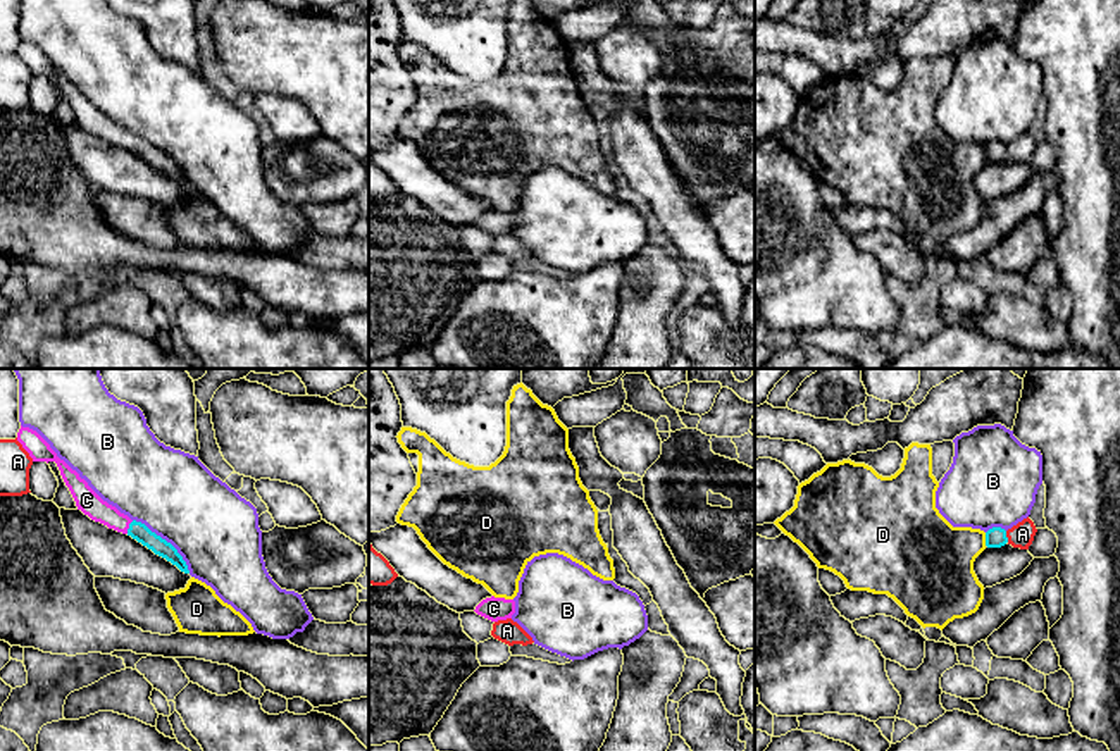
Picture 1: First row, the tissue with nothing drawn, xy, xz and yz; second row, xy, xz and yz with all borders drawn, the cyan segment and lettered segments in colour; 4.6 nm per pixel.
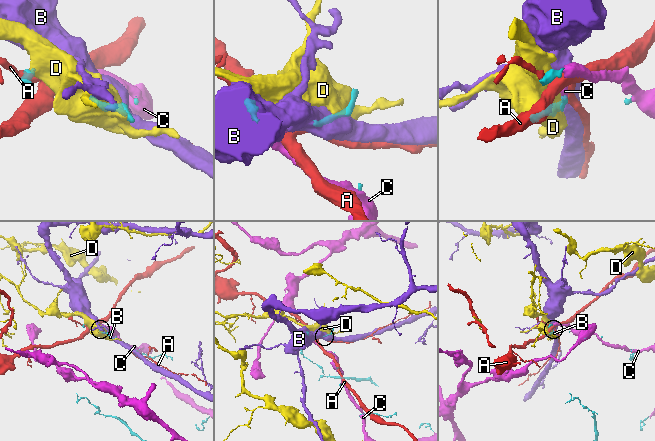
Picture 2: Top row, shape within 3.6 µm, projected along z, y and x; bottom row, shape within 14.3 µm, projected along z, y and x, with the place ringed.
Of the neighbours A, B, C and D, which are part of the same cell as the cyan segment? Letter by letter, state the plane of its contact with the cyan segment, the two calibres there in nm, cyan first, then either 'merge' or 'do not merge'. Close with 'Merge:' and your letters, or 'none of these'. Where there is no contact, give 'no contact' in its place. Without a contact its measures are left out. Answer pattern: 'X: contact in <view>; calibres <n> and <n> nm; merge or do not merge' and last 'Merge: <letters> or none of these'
A: contact in yz; calibres 100 and 110 nm; do not merge
B: contact in xy; calibres 90 and 400 nm; do not merge
C: contact in xy; calibres 90 and 110 nm; merge
D: contact in yz; calibres 100 and 340 nm; do not merge
Merge: C

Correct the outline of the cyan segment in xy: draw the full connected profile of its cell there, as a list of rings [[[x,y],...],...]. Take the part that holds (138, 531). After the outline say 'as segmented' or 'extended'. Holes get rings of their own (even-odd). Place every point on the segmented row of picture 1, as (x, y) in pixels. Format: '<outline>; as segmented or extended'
[[[21,425],[17,441],[29,453],[33,462],[57,463],[64,482],[76,501],[78,510],[81,510],[91,520],[107,525],[109,529],[131,536],[133,539],[152,549],[155,555],[176,565],[181,572],[190,574],[186,562],[171,543],[152,532],[145,524],[131,520],[115,506],[103,501],[88,486],[88,482],[79,477],[76,470],[72,470],[64,460],[57,456],[57,453],[36,431]]]; extended

